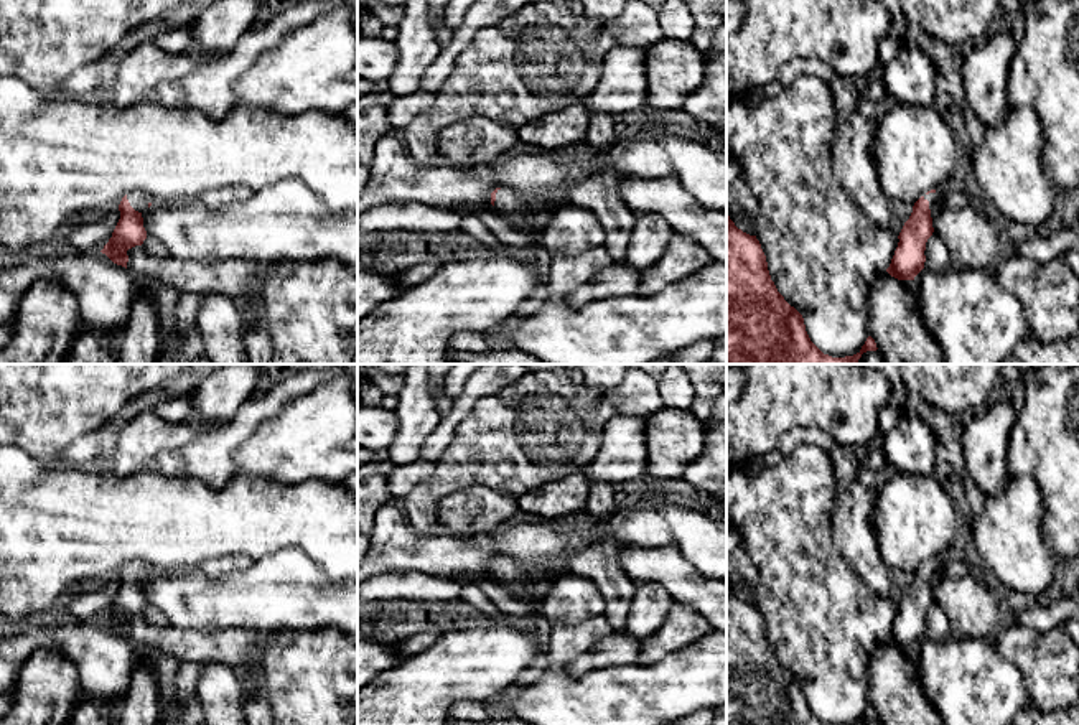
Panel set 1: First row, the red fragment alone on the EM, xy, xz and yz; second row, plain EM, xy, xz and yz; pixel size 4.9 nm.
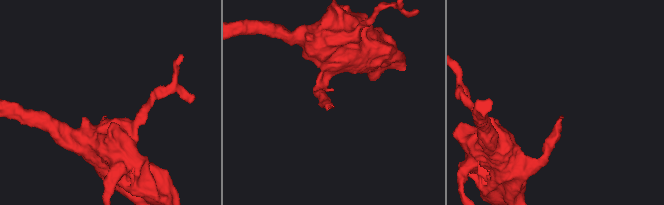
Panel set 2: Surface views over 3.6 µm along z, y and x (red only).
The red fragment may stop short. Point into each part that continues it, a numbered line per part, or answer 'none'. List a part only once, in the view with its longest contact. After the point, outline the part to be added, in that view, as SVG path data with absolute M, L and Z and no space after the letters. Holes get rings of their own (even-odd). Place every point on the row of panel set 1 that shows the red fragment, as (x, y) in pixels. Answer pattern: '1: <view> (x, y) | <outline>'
1: yz (934, 198) | M954 180L951 183L944 183L941 185L934 193L929 193L929 194L924 194L924 199L929 201L929 209L932 211L939 203L941 199L944 198L944 194L954 188L957 188L957 181L959 180Z

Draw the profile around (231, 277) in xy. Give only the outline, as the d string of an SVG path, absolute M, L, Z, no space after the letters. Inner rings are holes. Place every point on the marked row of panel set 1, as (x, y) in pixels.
M142 246L127 250L127 269L145 285L166 285L181 293L216 292L229 298L260 293L273 264L250 259L193 262L153 259Z

